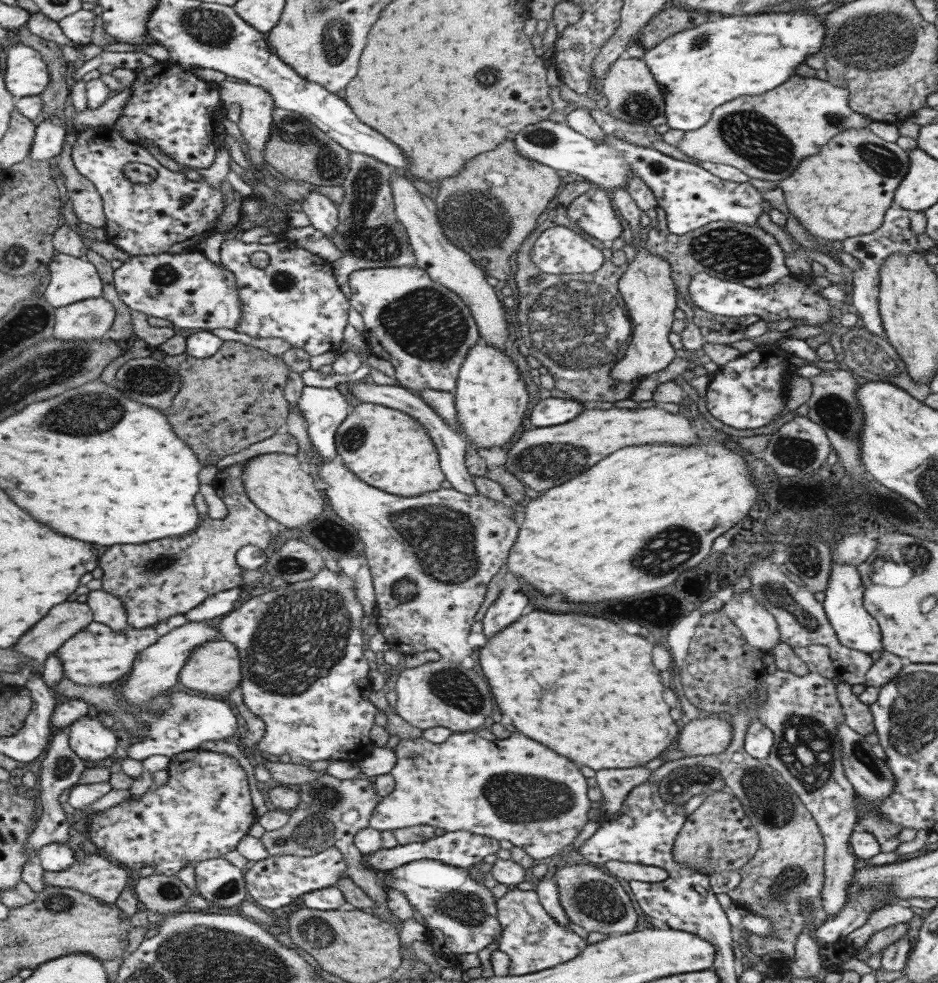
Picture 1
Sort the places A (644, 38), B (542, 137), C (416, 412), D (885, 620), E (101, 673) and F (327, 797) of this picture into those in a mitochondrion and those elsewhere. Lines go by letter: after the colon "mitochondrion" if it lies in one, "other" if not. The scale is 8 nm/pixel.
A: other
B: mitochondrion
C: other
D: other
E: other
F: mitochondrion

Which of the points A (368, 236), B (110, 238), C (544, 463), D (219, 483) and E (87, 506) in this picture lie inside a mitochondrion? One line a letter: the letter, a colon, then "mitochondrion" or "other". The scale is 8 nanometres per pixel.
A: mitochondrion
B: other
C: mitochondrion
D: other
E: other

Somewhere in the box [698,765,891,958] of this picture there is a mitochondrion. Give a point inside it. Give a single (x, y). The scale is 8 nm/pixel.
(791, 876)

